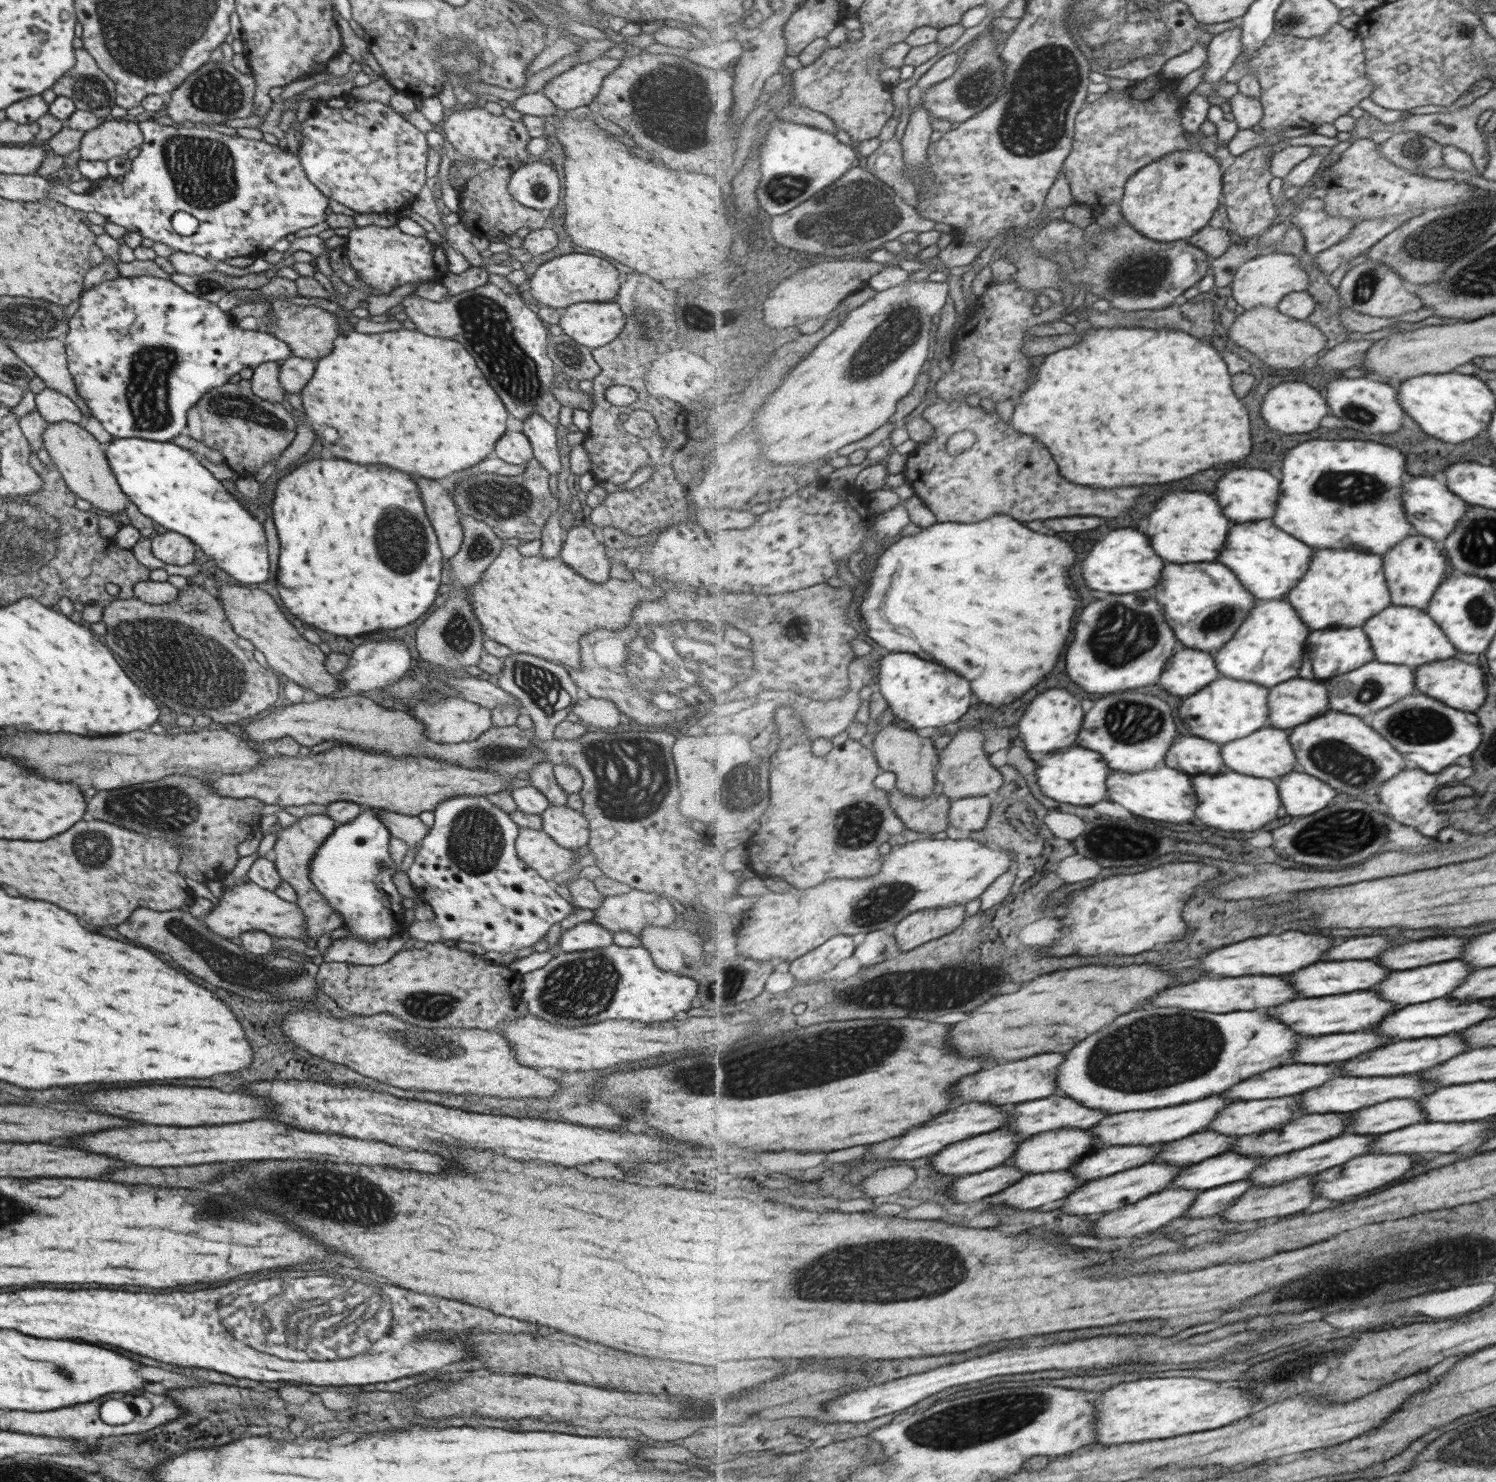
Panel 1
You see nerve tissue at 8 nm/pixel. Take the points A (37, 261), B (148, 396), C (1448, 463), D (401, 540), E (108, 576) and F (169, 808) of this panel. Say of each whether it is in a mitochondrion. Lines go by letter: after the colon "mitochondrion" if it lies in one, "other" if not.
A: other
B: mitochondrion
C: other
D: mitochondrion
E: other
F: mitochondrion

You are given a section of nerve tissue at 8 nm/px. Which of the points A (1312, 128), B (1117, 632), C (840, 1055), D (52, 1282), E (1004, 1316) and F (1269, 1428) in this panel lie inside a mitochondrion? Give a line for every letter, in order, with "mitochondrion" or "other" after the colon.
A: other
B: mitochondrion
C: mitochondrion
D: other
E: other
F: other

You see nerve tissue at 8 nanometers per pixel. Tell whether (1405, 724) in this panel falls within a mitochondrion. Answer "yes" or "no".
yes

